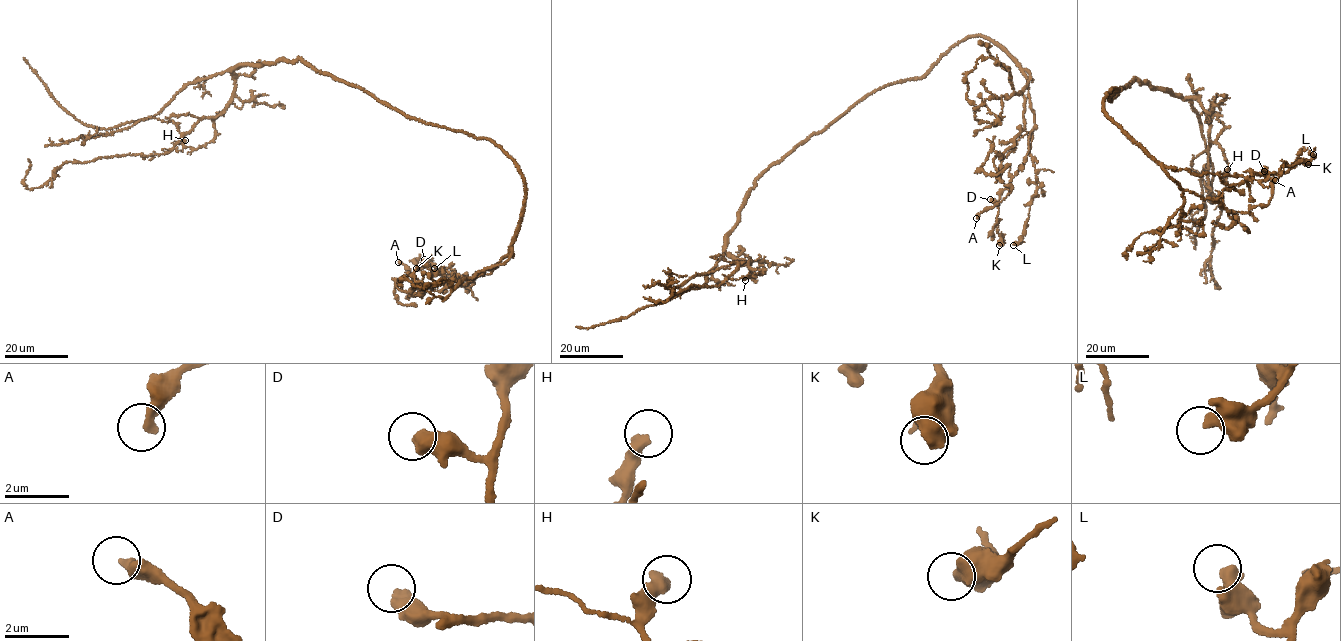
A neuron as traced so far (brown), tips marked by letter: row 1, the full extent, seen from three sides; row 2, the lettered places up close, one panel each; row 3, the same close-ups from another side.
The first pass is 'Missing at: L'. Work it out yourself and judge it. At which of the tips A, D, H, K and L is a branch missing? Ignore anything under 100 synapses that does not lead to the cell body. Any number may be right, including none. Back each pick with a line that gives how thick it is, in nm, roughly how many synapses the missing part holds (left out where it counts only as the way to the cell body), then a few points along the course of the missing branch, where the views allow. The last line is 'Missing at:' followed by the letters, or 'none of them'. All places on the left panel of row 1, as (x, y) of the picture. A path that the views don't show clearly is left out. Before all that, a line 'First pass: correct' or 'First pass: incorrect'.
First pass: incorrect
Missing at: none of them

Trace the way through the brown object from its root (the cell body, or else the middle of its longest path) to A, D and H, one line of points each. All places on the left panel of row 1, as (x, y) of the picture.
A: (371, 95), (487, 139), (524, 188), (503, 263), (464, 285), (413, 285), (422, 294), (398, 262)
D: (371, 95), (407, 116), (485, 138), (522, 178), (521, 217), (509, 253), (490, 273), (466, 281), (424, 259)
H: (371, 95), (299, 59), (241, 66), (230, 71), (232, 99), (212, 118), (213, 139), (194, 149), (185, 140)

